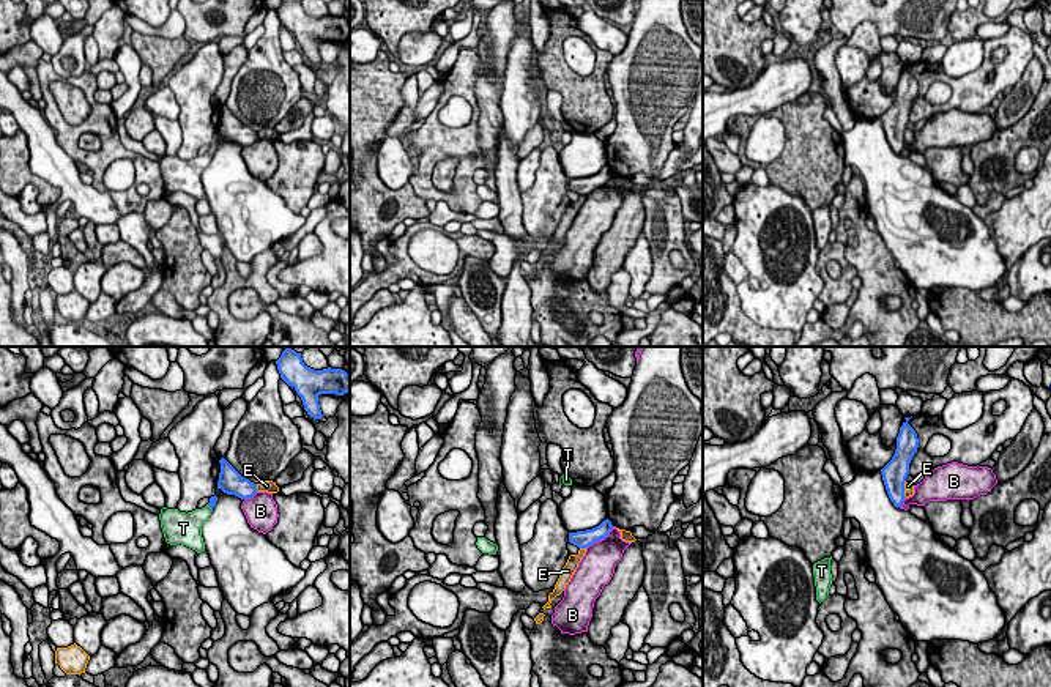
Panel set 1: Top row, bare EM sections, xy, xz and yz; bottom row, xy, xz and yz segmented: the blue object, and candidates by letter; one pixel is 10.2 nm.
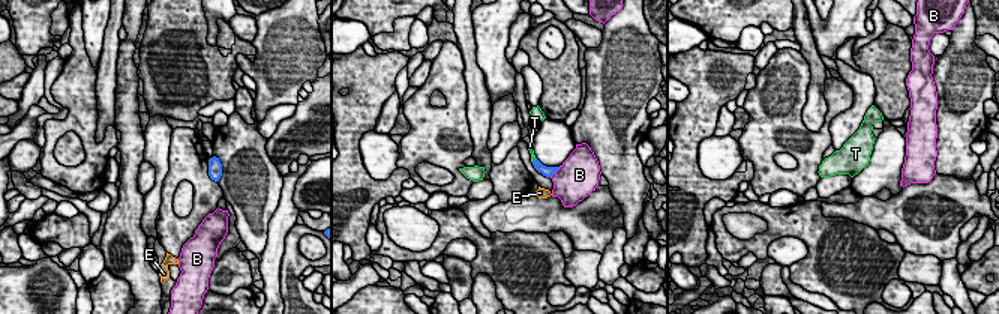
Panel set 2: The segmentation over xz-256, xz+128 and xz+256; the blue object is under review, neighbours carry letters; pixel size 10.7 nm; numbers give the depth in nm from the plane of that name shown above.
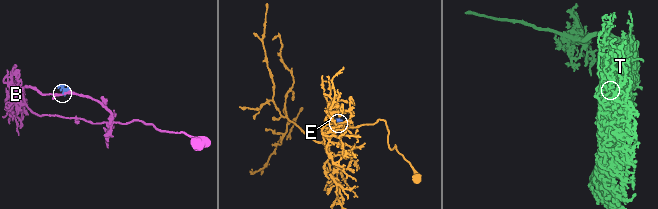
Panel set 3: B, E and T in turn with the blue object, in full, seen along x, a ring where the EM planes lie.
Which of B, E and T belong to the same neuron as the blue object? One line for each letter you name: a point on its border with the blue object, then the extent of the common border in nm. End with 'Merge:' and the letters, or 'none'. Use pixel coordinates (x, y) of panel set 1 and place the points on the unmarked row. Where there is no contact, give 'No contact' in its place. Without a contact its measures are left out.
T: Touches blue at xy (210, 153). Shared border 80 nm
Merge: T

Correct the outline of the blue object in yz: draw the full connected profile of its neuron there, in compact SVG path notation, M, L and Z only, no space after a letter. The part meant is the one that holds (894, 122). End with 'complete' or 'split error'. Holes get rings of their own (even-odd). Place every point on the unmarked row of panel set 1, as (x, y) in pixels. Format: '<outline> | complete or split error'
M911 65L900 74L897 84L897 96L892 107L881 117L882 128L887 137L887 142L895 154L901 154L904 148L904 129L909 121L909 110L917 99L919 85L915 77L908 71Z | complete

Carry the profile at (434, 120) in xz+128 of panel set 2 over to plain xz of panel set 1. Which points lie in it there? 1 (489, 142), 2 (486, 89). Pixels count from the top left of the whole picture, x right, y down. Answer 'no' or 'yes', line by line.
1: no
2: no

